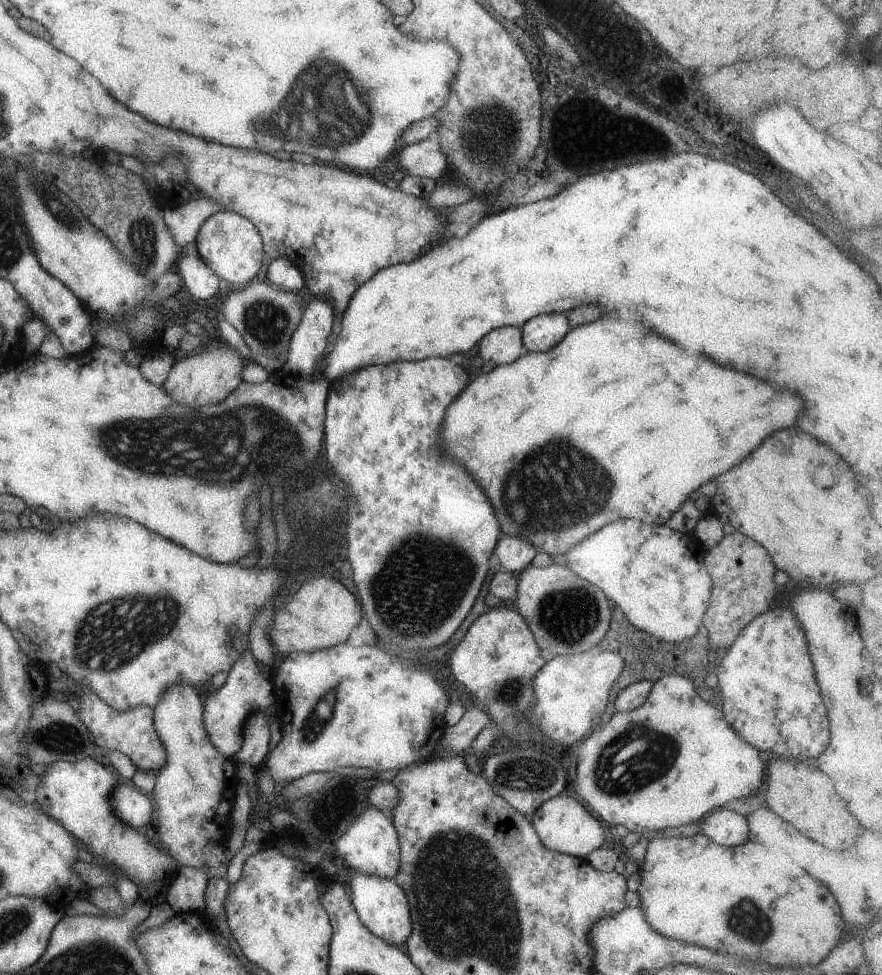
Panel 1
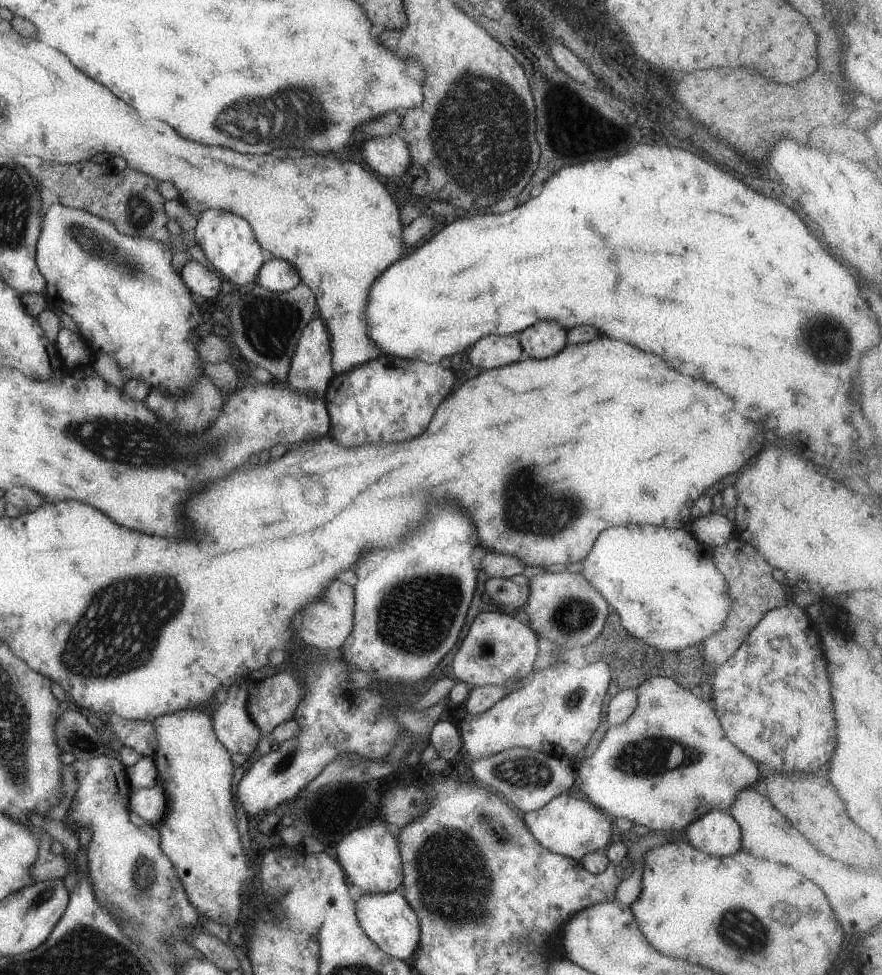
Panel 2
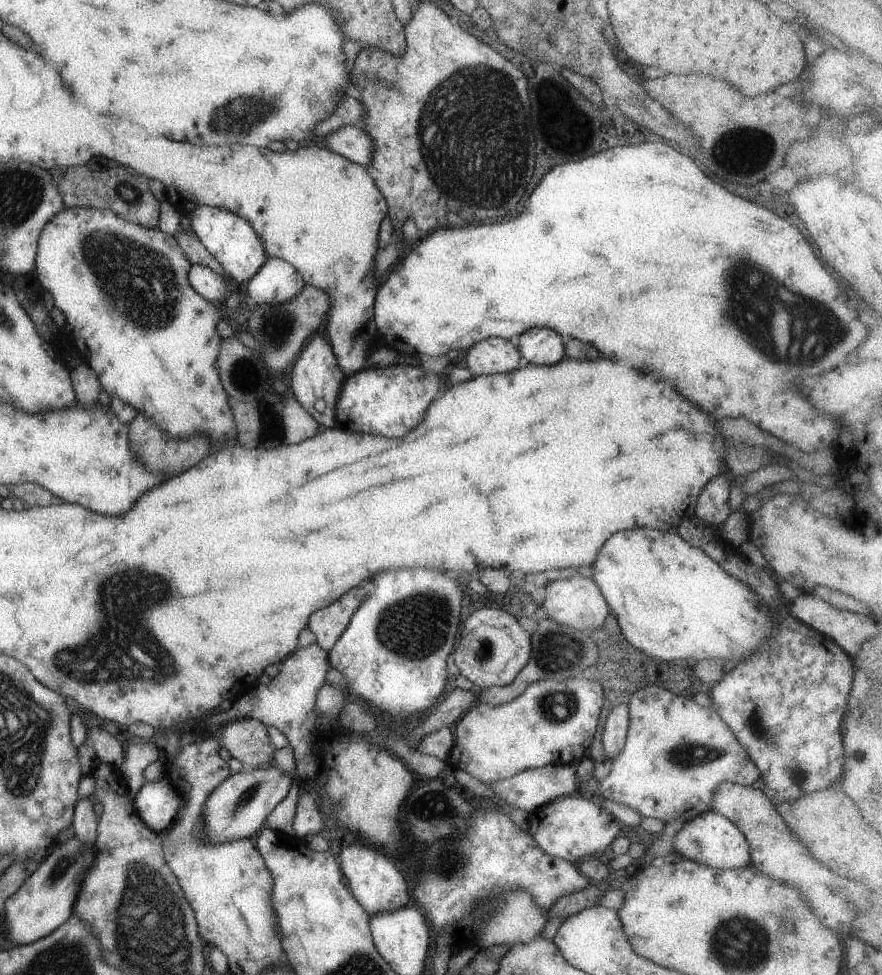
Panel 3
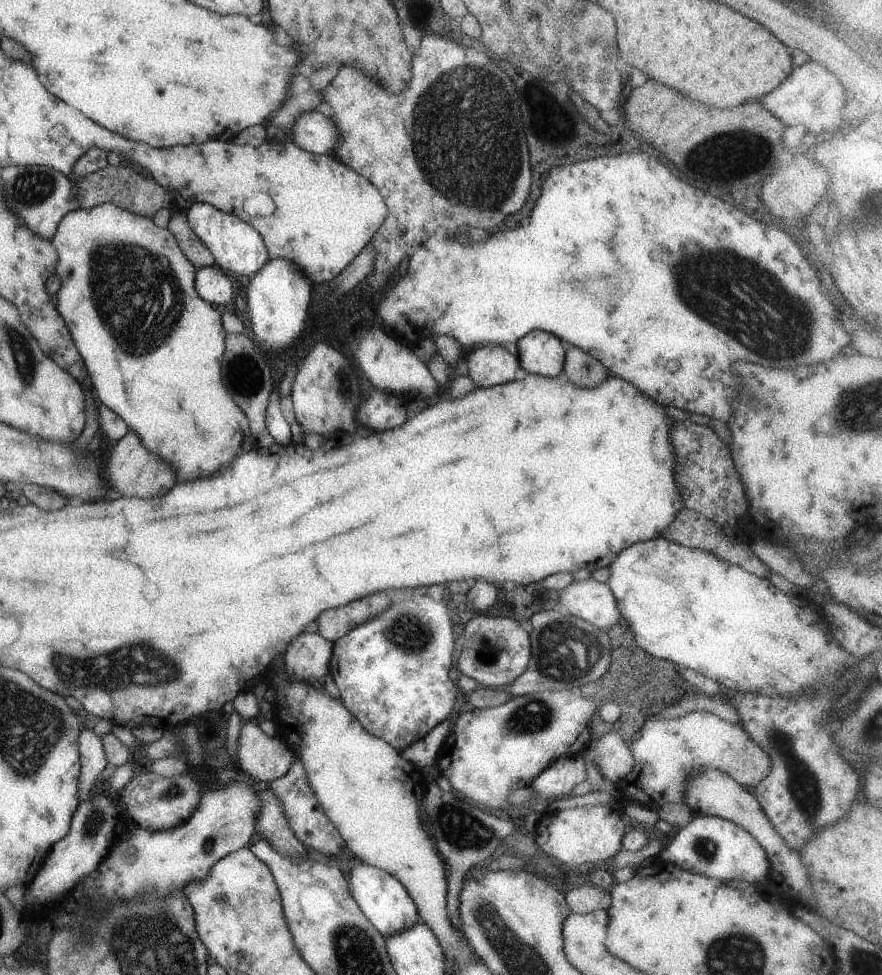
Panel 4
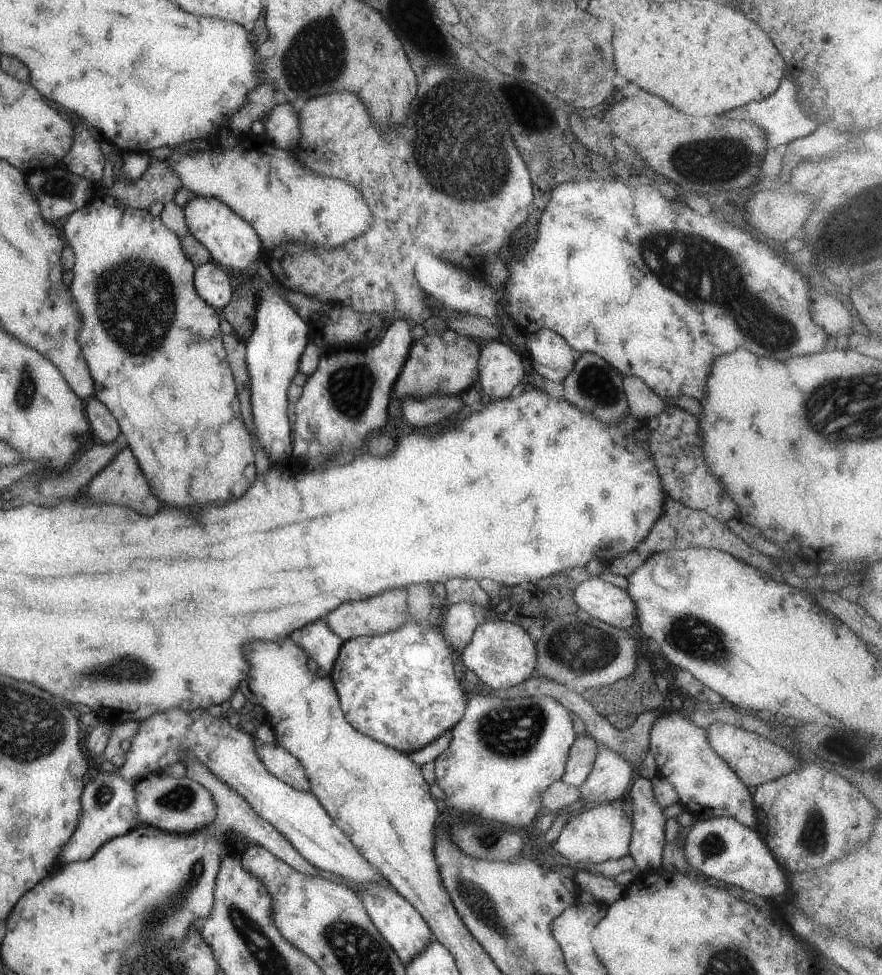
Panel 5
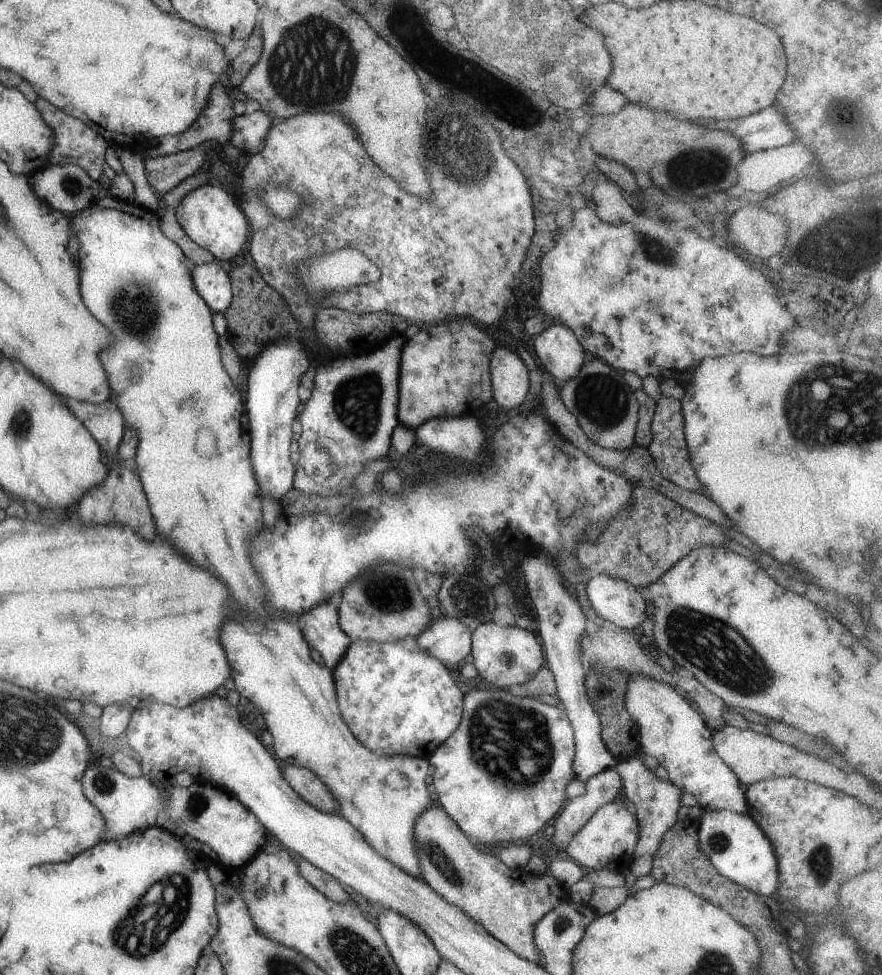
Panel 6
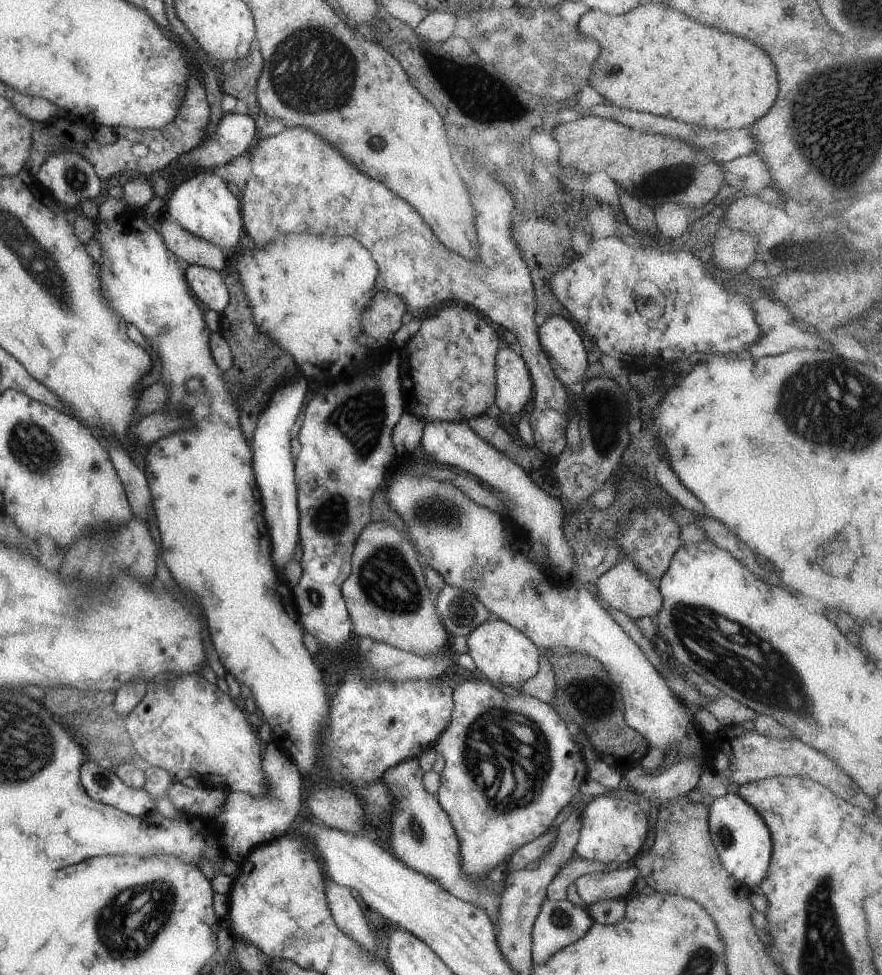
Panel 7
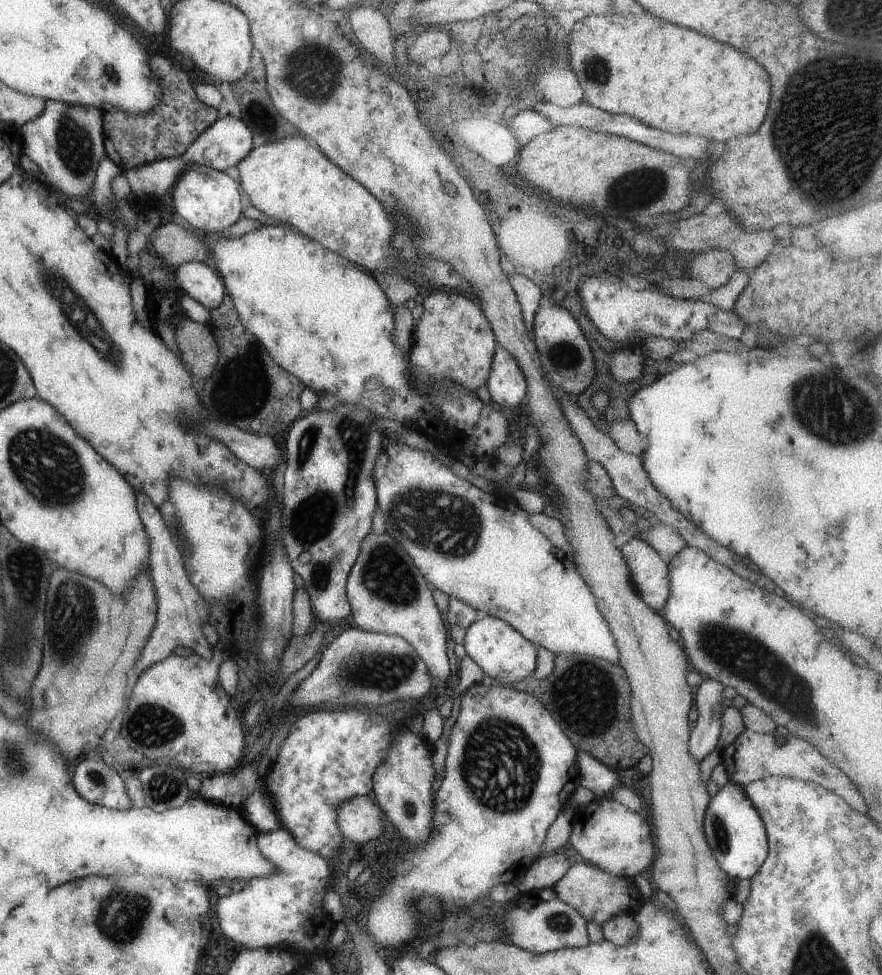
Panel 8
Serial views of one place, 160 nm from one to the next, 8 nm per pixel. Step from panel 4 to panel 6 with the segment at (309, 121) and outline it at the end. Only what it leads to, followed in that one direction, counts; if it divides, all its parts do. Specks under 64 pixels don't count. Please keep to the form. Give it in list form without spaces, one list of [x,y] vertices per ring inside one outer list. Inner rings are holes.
[[[265,112],[235,116],[231,120],[231,136],[229,145],[240,152],[256,154],[263,148],[263,140],[271,128],[271,118]]]

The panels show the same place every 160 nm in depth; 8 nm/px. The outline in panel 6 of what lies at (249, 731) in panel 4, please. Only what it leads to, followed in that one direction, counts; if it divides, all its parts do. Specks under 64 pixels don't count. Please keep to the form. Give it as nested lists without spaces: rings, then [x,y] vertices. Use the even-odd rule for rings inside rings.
[[[282,763],[279,765],[279,771],[284,782],[287,782],[287,785],[304,802],[321,812],[337,812],[335,800],[331,798],[329,790],[323,788],[323,784],[319,782],[315,774],[305,768]]]

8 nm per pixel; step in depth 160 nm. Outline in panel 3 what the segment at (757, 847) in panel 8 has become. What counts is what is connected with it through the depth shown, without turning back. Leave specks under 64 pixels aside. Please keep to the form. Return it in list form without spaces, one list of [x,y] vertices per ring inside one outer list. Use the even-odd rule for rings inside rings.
[[[714,811],[703,812],[689,819],[689,822],[684,822],[681,830],[673,838],[673,851],[692,862],[715,869],[736,870],[750,864],[749,850],[743,834],[727,818]]]

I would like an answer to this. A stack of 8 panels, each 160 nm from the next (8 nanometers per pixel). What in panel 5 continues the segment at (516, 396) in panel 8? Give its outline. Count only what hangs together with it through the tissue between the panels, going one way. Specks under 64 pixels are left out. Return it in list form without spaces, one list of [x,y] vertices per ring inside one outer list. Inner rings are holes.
[[[505,340],[480,342],[478,378],[489,398],[507,398],[518,382],[526,382],[520,354]]]

